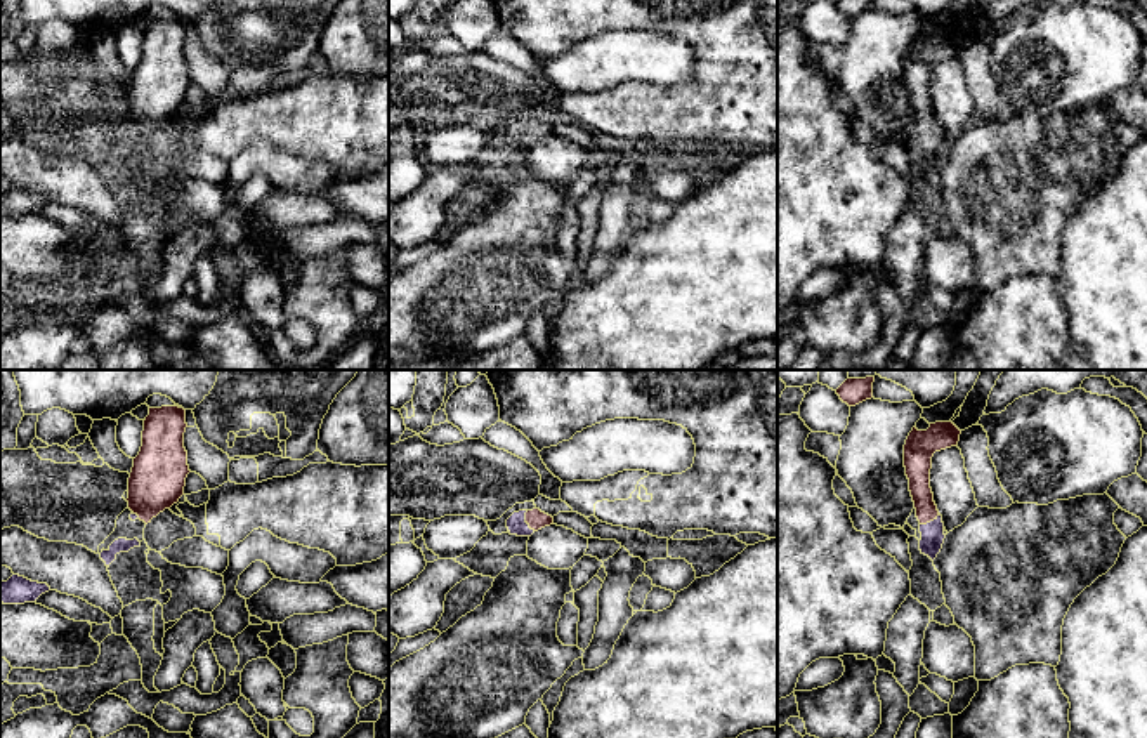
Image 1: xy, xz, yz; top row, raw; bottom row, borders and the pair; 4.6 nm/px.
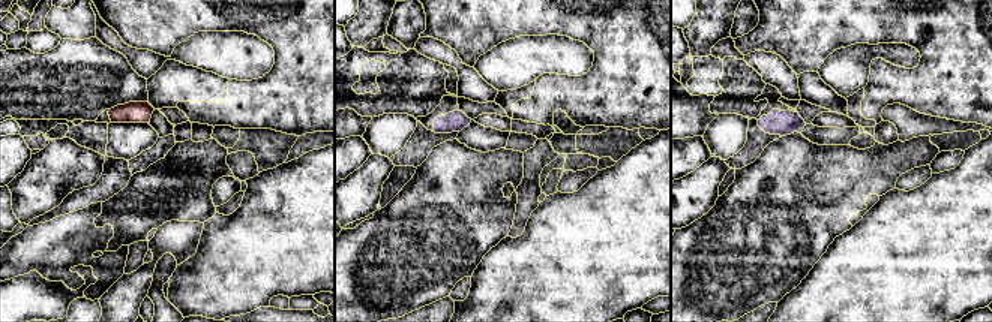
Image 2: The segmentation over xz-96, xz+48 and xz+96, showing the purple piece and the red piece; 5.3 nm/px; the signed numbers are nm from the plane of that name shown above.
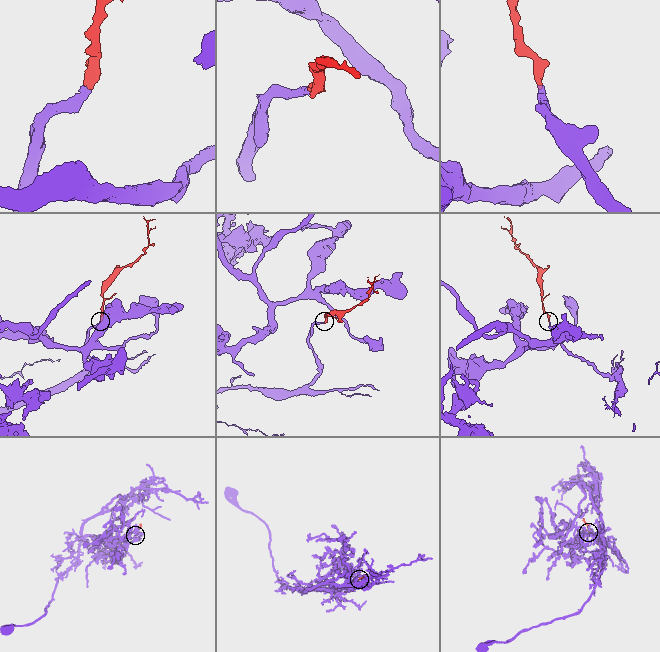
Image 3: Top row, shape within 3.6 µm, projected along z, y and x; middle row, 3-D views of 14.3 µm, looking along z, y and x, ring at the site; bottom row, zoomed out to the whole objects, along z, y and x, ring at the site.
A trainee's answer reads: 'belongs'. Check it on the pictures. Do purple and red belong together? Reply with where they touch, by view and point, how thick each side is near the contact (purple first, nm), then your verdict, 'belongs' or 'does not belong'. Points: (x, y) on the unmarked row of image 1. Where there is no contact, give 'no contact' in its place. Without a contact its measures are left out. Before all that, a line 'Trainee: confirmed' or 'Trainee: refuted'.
Trainee: confirmed
contact xz (524, 132); calibres 90 and 90 nm; belongs

